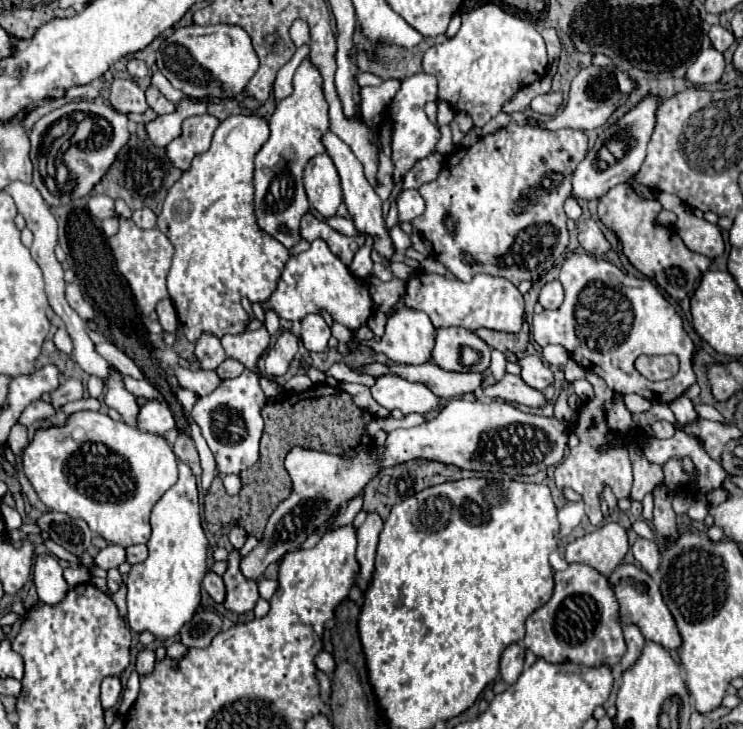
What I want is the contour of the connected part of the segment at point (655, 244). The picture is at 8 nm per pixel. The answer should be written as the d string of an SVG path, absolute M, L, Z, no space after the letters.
M629 183L613 187L607 195L599 199L599 219L615 233L615 237L623 245L623 253L627 255L629 263L639 273L655 281L661 289L665 289L673 299L681 301L683 297L689 297L695 291L695 285L709 269L711 259L689 251L675 229L665 227L657 221L659 211L659 201L639 197Z

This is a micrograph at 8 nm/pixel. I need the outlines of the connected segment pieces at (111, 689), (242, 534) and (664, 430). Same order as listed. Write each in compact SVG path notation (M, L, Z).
M107 677L101 683L101 705L103 709L111 709L121 699L121 683L117 677Z
M233 527L231 533L229 533L229 541L231 541L231 545L235 549L241 549L245 545L245 541L247 541L247 531L243 527Z
M657 421L657 423L651 425L651 429L653 429L653 435L655 435L657 439L667 439L667 437L671 437L673 431L675 431L673 423L669 423L669 421Z

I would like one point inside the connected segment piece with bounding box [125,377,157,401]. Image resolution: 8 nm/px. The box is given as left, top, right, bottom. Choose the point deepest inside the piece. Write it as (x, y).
(143, 389)

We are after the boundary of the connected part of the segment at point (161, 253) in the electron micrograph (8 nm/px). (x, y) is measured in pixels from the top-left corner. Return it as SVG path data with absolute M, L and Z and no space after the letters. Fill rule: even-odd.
M119 219L119 231L109 237L109 247L115 257L115 265L119 273L127 279L129 289L137 301L137 307L141 311L141 321L145 321L157 307L157 303L165 297L169 297L165 287L165 277L171 267L173 257L173 245L159 229L139 229L131 219Z

